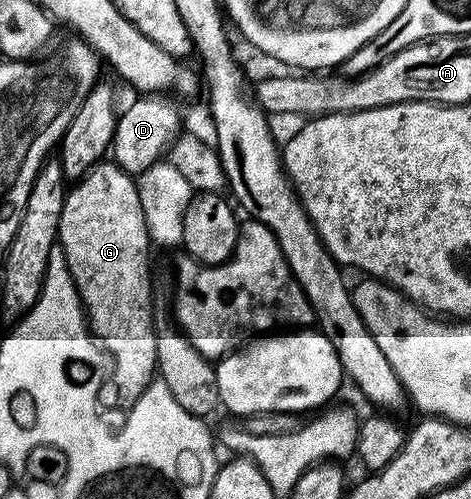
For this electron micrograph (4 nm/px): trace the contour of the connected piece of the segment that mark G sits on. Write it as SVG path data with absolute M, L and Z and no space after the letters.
M98 161L78 180L75 188L66 192L59 222L58 246L75 282L75 288L85 308L88 324L112 358L112 370L97 393L102 409L131 410L139 402L141 393L155 377L157 323L151 320L151 267L147 264L147 250L153 247L147 231L142 201L136 182L114 161Z

